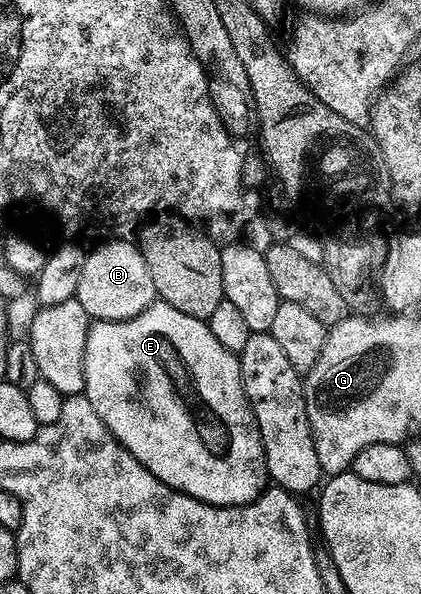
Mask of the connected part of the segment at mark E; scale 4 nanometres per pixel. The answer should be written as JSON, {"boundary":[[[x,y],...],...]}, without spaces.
{"boundary":[[[159,299],[153,301],[150,307],[146,307],[146,311],[134,315],[134,319],[92,321],[88,326],[88,338],[86,339],[83,394],[90,399],[90,407],[94,407],[98,419],[102,419],[102,423],[106,423],[106,427],[116,437],[119,445],[126,447],[126,451],[130,451],[130,455],[134,455],[134,459],[138,459],[138,463],[142,463],[142,467],[146,467],[146,471],[150,471],[150,475],[154,475],[159,481],[169,485],[171,489],[176,489],[180,493],[185,493],[211,505],[248,505],[255,497],[264,492],[266,482],[269,480],[268,468],[264,462],[264,448],[258,431],[258,423],[254,419],[242,383],[240,359],[237,354],[226,351],[226,347],[222,347],[222,343],[218,343],[218,339],[214,339],[207,321],[200,321],[194,315],[186,315],[182,311],[178,311],[178,307],[170,307],[170,303]]]}

